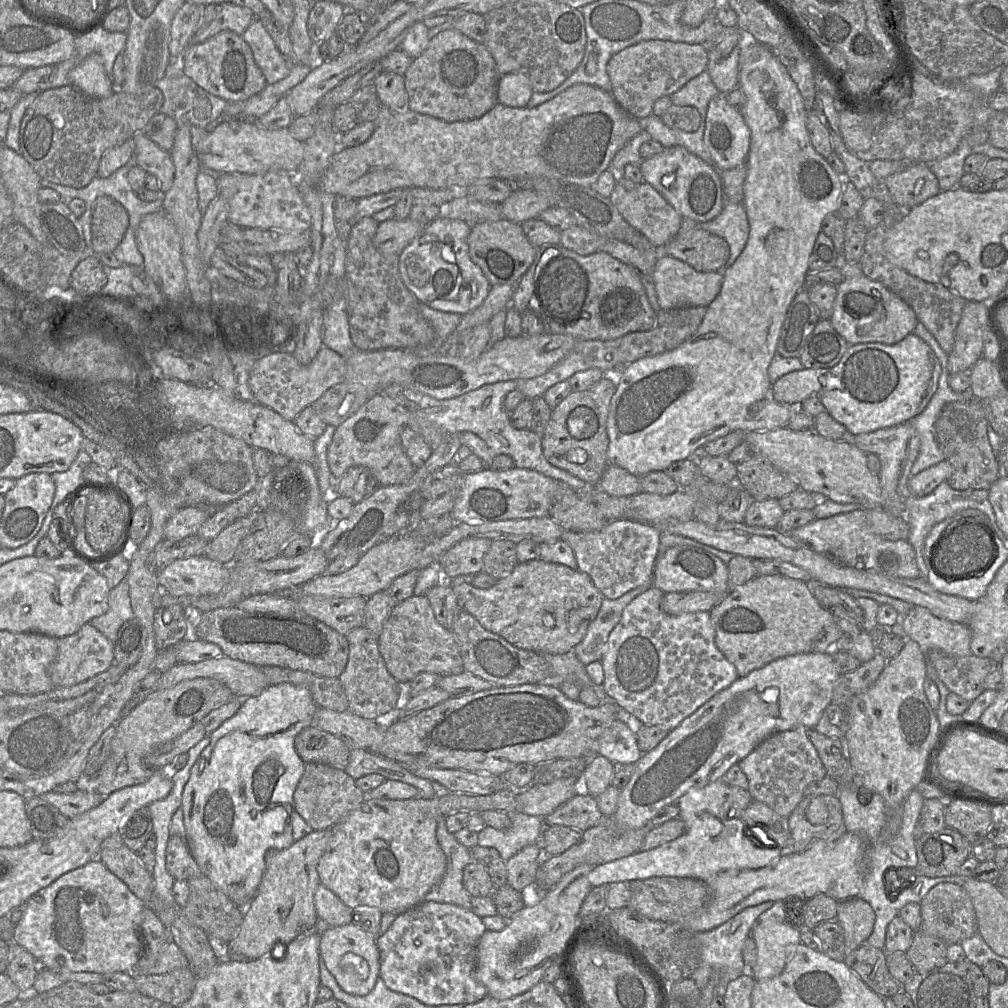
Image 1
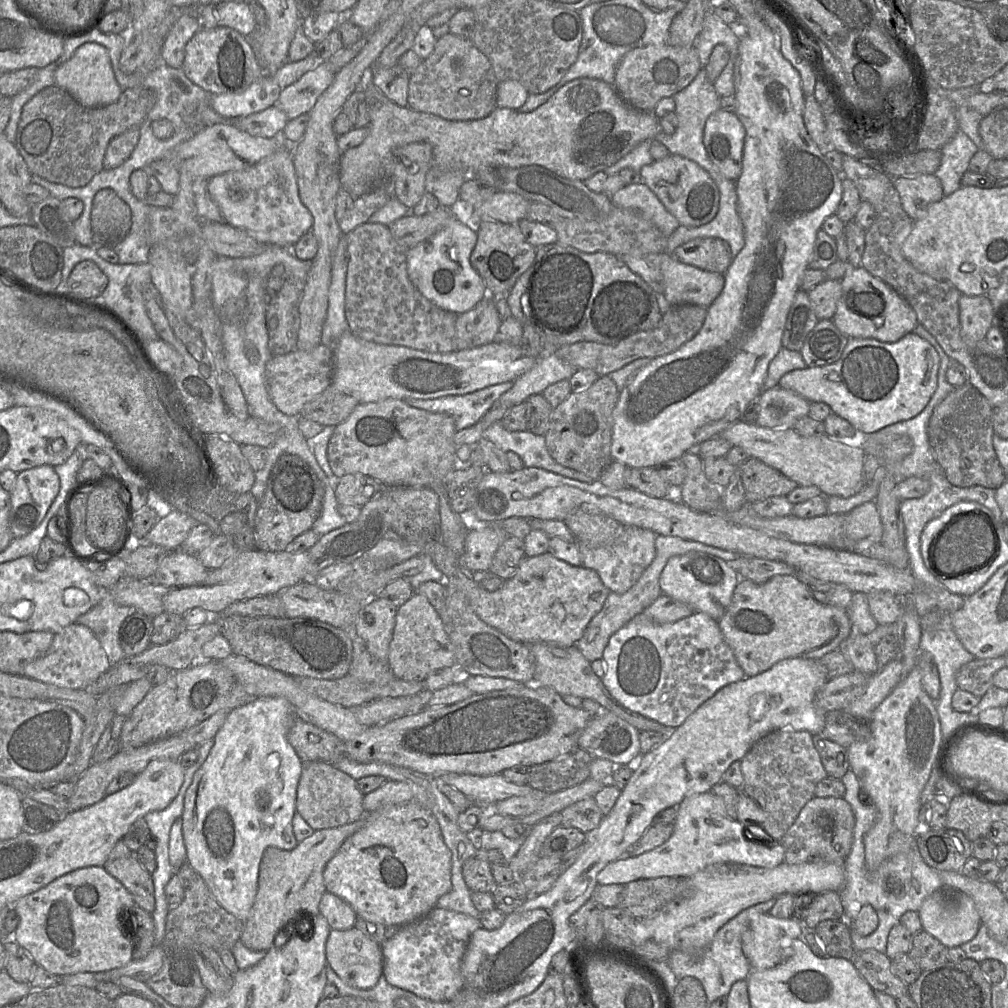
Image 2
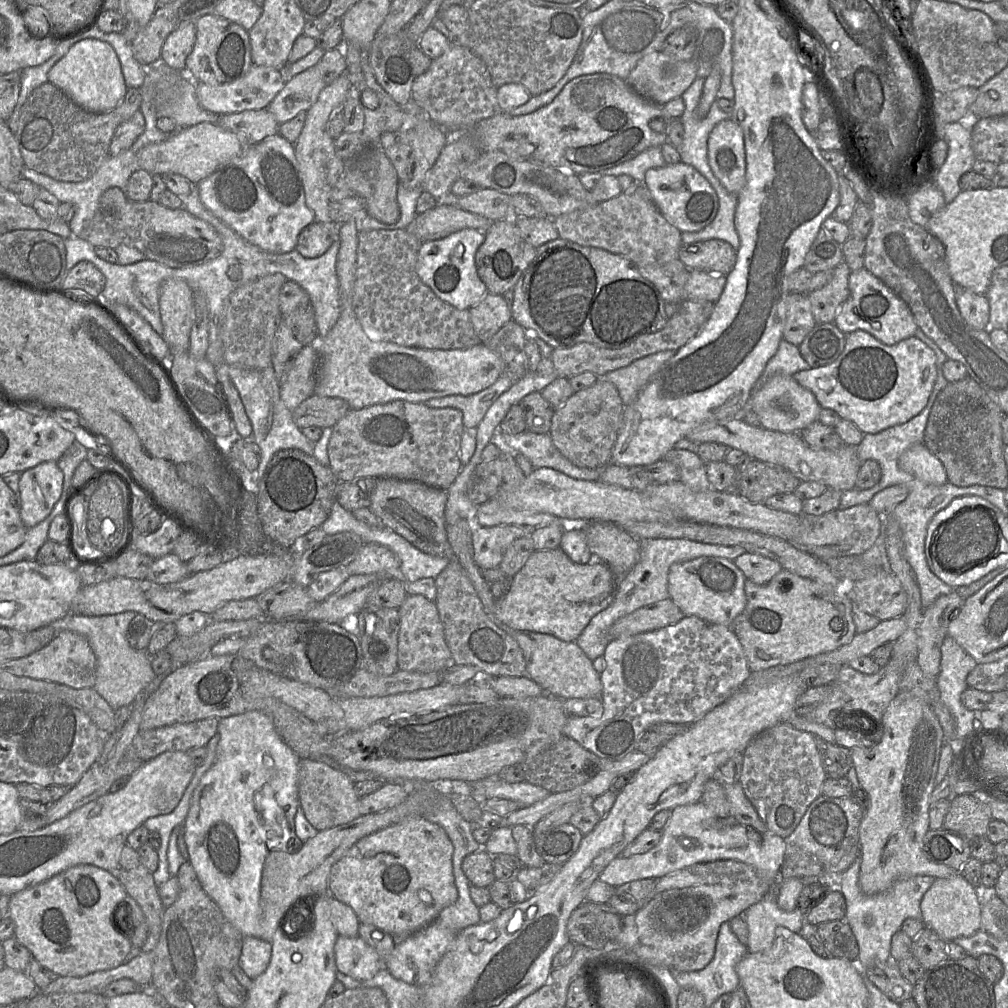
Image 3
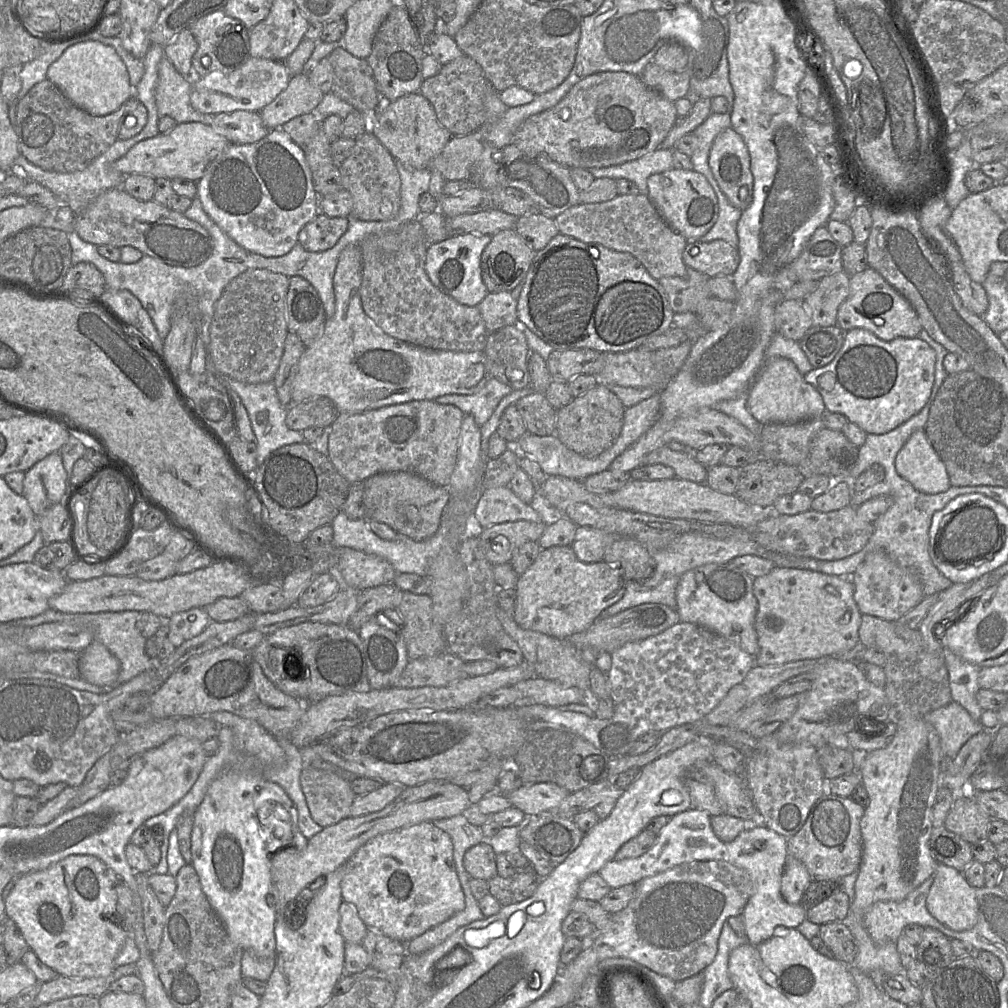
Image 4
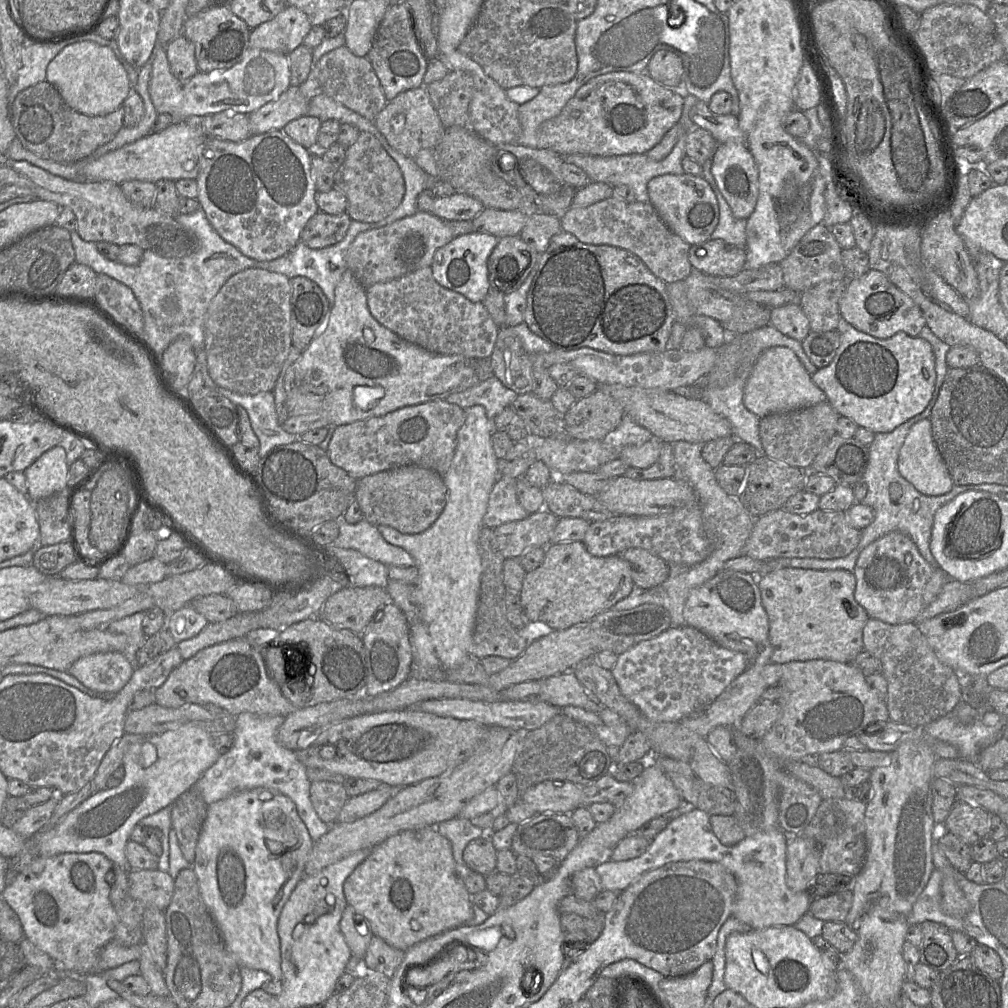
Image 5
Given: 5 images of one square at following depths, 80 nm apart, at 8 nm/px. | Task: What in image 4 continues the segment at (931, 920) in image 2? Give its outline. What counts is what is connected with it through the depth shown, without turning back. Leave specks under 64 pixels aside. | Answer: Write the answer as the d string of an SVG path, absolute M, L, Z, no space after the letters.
M938 863L933 875L934 881L926 899L926 907L929 913L951 930L972 929L978 921L975 888L967 882L962 872L943 863Z

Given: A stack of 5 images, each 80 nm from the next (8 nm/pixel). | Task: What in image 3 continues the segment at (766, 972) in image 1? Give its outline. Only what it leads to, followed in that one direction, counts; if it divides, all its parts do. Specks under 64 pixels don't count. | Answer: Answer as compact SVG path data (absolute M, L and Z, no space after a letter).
M762 898L743 912L749 930L748 953L769 950L775 940L775 929L783 926L799 933L804 924L805 913L798 907L793 911L783 911L776 899Z

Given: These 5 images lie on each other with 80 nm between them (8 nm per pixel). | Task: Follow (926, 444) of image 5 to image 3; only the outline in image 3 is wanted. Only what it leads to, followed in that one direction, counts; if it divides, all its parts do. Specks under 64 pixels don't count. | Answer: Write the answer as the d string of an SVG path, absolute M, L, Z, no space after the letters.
M924 443L915 444L903 452L898 459L898 466L928 484L942 485L948 481L943 463Z

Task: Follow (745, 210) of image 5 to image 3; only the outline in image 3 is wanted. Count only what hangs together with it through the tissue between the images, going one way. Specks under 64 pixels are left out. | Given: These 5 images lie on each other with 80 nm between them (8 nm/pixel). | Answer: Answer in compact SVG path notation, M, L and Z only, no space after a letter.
M730 119L722 120L711 130L707 157L712 172L730 193L738 195L746 184L746 159L741 127Z

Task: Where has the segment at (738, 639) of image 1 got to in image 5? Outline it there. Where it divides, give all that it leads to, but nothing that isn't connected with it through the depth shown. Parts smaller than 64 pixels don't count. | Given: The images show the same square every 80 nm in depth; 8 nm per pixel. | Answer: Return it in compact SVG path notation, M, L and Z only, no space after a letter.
M785 567L758 576L757 583L769 620L769 641L773 647L771 663L815 659L851 663L864 649L863 628L870 617L854 598L856 578L853 572Z

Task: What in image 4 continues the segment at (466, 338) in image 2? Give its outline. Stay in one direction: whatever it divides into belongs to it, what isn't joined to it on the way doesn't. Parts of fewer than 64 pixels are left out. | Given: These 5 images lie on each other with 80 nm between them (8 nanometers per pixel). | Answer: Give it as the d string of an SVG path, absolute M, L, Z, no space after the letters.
M522 284L511 291L488 292L477 306L488 333L517 323L517 300Z

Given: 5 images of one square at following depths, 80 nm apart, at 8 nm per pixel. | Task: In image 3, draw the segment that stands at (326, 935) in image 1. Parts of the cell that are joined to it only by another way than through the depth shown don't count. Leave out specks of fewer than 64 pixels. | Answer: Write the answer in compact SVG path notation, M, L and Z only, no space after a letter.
M339 935L334 946L337 970L357 981L373 978L384 967L377 951L360 936Z

